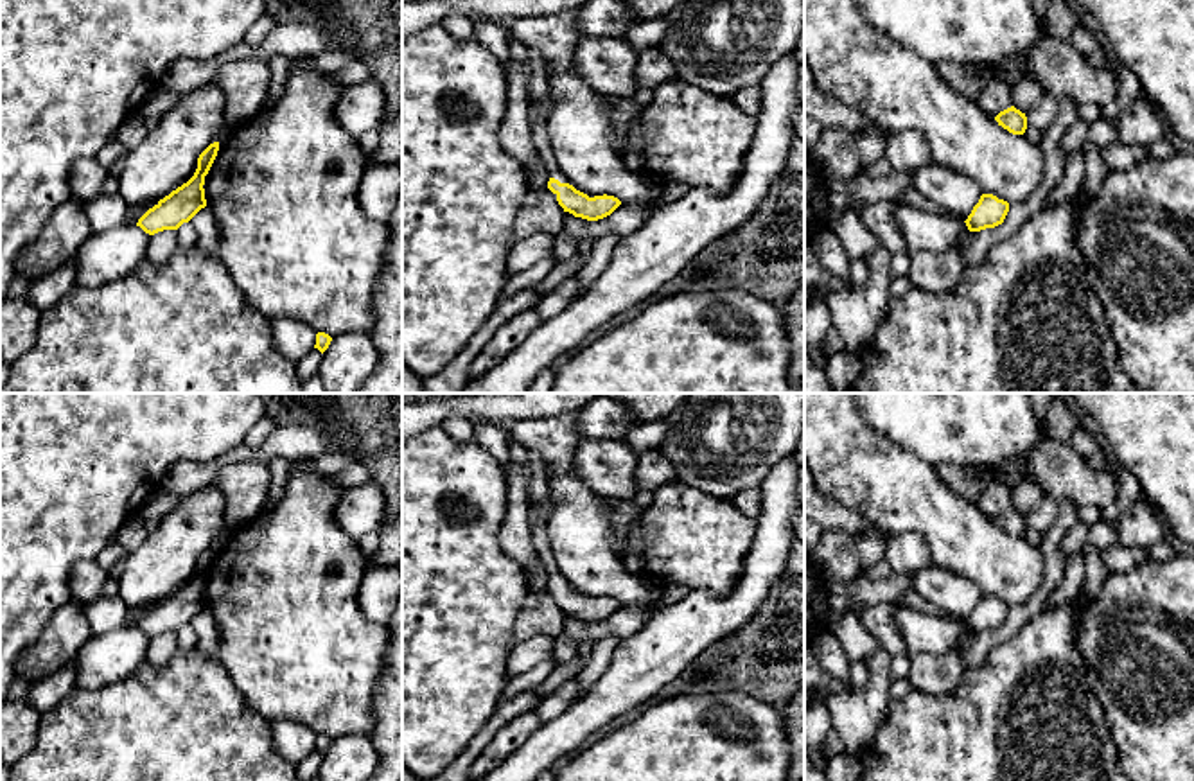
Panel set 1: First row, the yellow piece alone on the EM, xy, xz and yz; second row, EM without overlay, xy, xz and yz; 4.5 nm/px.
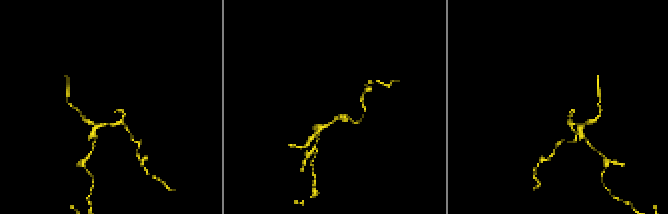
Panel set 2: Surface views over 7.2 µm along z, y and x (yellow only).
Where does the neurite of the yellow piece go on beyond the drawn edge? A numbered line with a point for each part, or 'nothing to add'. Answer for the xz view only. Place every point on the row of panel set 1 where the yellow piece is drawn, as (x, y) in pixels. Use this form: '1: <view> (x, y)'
1: xz (541, 135)

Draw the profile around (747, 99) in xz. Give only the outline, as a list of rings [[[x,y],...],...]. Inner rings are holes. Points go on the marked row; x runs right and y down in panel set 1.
[[[759,84],[738,88],[731,99],[743,113],[747,113],[752,118],[756,118],[761,111]]]

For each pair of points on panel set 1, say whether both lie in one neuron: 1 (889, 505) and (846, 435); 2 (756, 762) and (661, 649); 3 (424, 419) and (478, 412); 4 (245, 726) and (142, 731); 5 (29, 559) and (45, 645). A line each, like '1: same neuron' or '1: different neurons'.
1: same neuron
2: different neurons
3: same neuron
4: same neuron
5: different neurons

